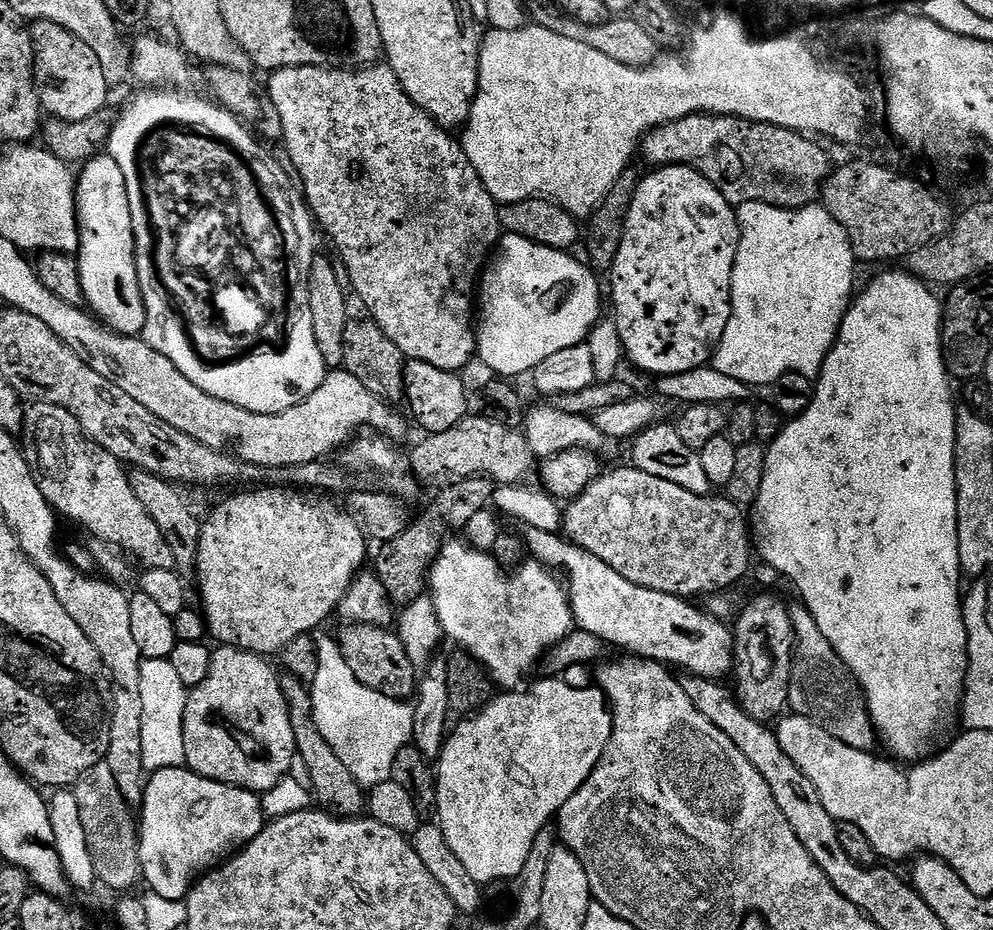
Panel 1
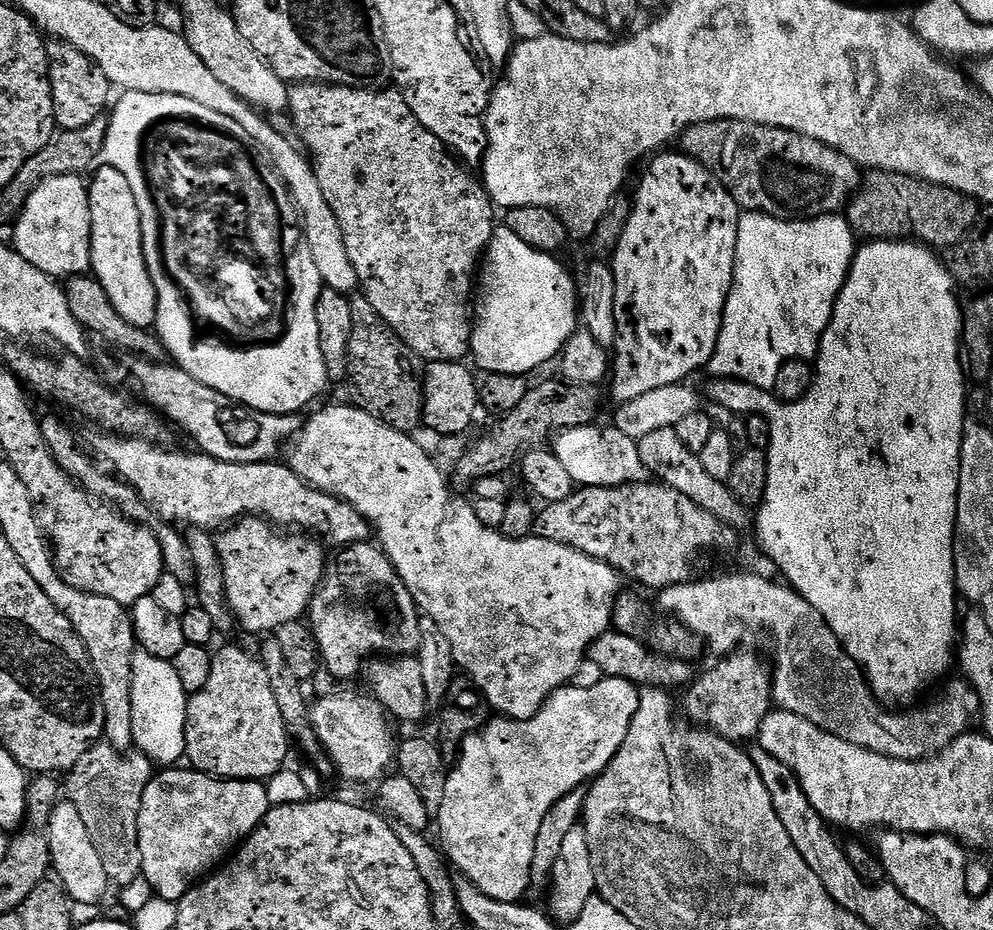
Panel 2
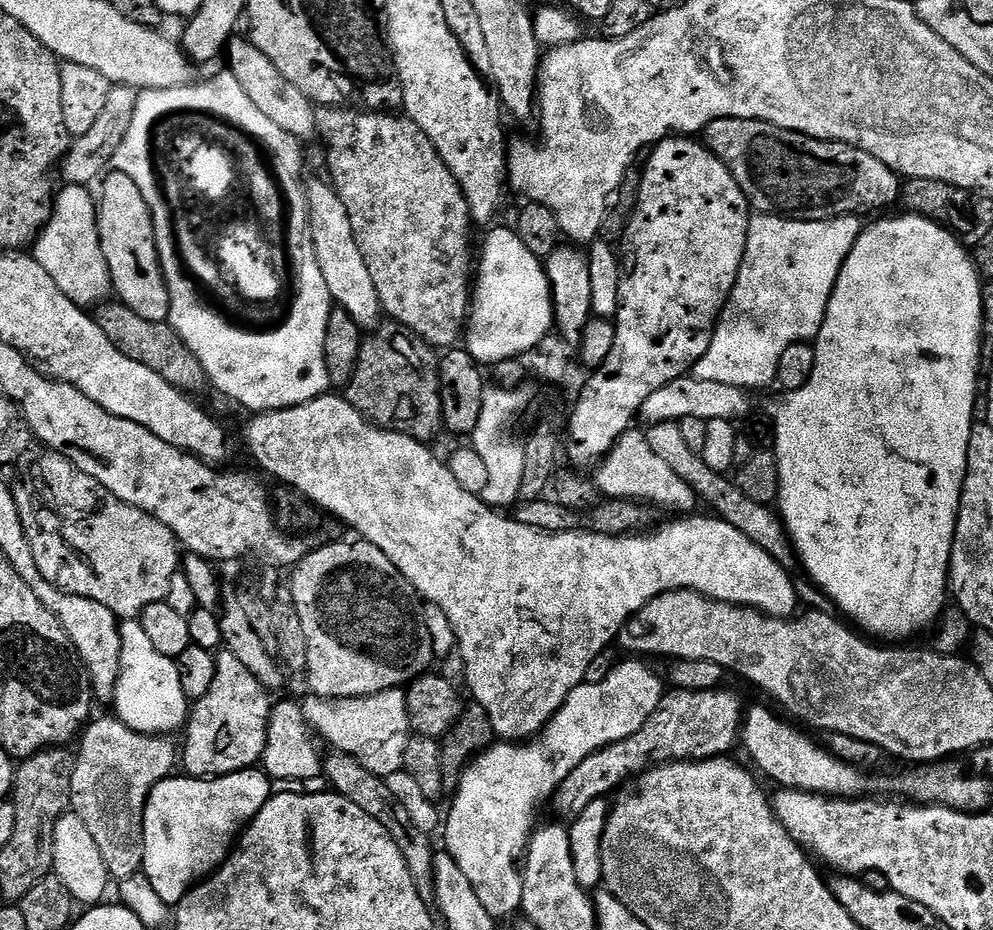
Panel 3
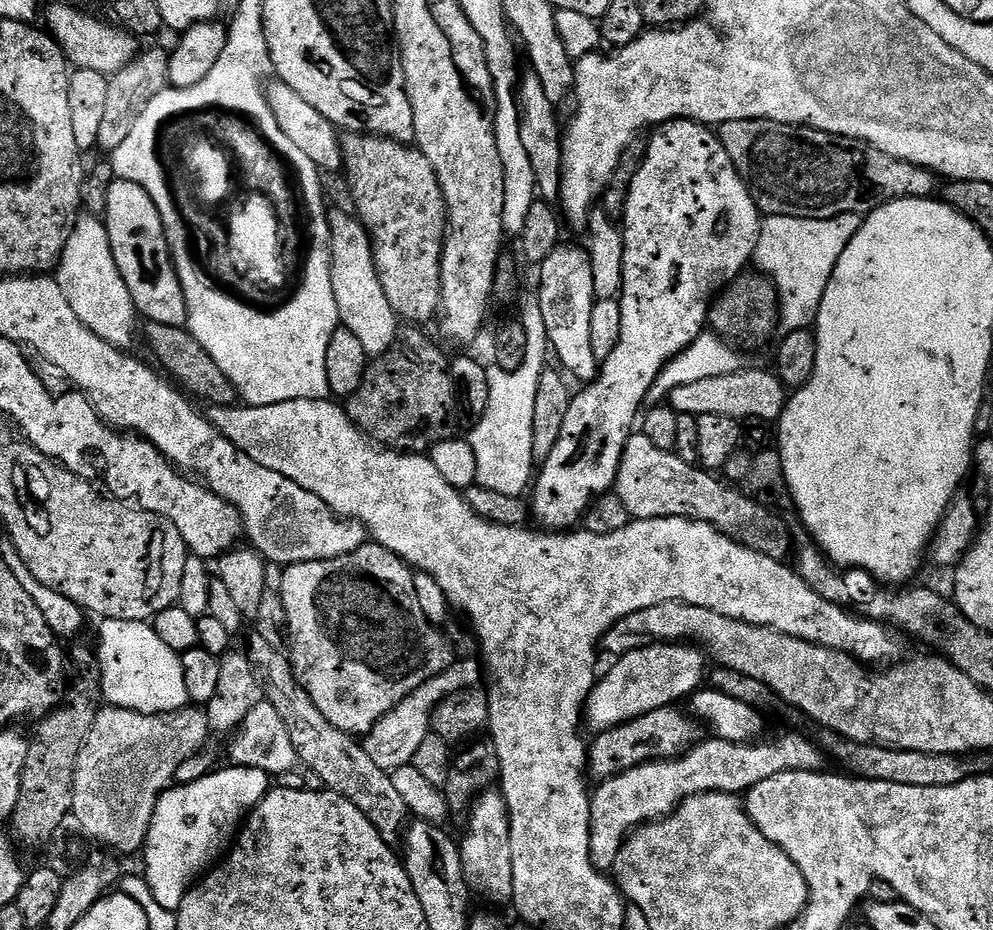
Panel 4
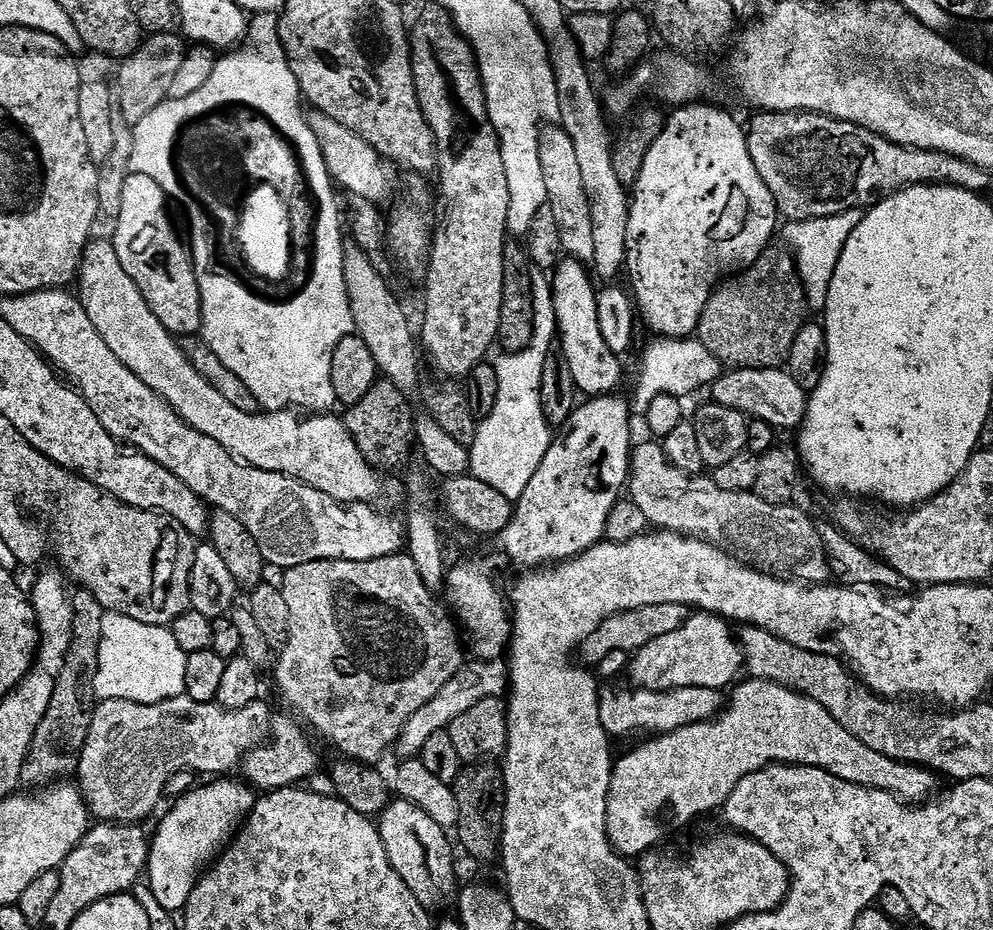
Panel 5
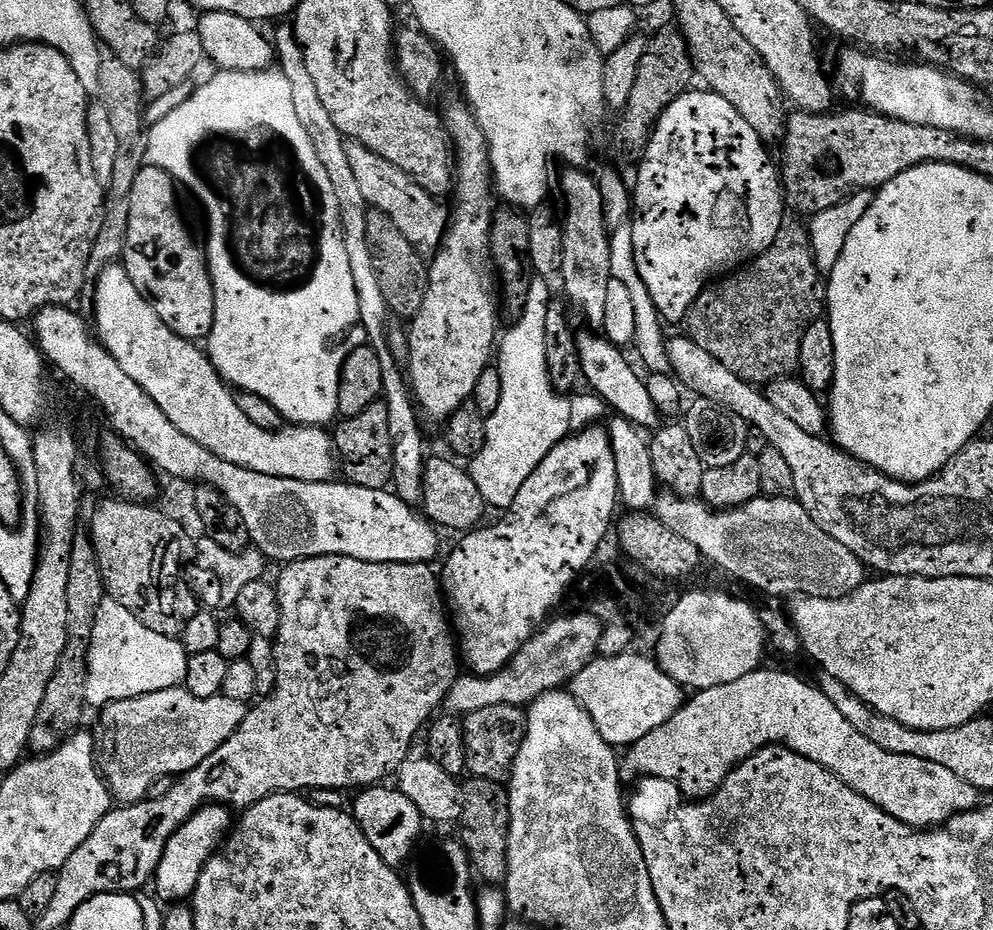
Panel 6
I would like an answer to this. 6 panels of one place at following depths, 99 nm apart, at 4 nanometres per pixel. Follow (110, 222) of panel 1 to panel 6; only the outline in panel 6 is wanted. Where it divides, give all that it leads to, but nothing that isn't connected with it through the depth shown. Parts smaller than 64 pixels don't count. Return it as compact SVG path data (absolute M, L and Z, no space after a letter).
M145 166L134 178L134 191L130 193L130 230L126 234L126 246L122 263L130 274L134 286L154 306L158 318L170 326L174 334L193 342L207 341L214 326L214 286L208 269L208 258L204 249L188 233L184 220L180 217L180 208L176 205L178 185L172 176L160 168Z

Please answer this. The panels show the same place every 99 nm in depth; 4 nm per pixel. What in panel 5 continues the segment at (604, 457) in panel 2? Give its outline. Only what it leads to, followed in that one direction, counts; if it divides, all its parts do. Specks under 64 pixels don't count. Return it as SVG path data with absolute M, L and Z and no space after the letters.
M637 443L633 447L626 492L636 503L638 510L646 514L653 529L677 532L679 536L693 536L695 540L705 540L707 544L713 544L715 548L725 552L739 564L747 564L757 572L765 572L768 576L779 576L781 580L795 580L798 584L809 586L827 585L828 576L833 575L825 537L824 540L820 537L819 530L812 525L812 520L803 512L803 507L791 504L774 506L758 498L755 491L718 490L718 486L714 486L714 482L707 475L687 476L682 470L675 468L666 458L664 449L659 443Z

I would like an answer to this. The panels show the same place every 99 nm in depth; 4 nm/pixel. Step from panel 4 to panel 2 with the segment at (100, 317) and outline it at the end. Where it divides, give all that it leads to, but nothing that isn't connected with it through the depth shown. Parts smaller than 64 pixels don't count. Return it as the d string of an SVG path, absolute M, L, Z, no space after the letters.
M80 174L47 177L26 198L11 232L16 253L48 276L85 275L92 266L92 223L85 177Z

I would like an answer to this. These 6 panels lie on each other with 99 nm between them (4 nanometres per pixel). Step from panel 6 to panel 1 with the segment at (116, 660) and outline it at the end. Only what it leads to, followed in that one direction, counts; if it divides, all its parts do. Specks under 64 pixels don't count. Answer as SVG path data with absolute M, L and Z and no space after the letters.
M171 659L144 660L140 665L140 697L142 698L142 762L149 773L186 765L184 745L184 710L189 689L174 671Z

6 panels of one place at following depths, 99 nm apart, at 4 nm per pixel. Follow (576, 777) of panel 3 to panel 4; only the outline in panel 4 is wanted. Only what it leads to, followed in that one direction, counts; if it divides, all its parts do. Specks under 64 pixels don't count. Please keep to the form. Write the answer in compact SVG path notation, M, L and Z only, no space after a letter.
M675 707L659 708L650 714L642 714L625 724L597 732L588 744L588 772L593 781L608 780L634 766L649 764L652 760L675 760L684 755L701 739L701 725L691 715L676 712Z

